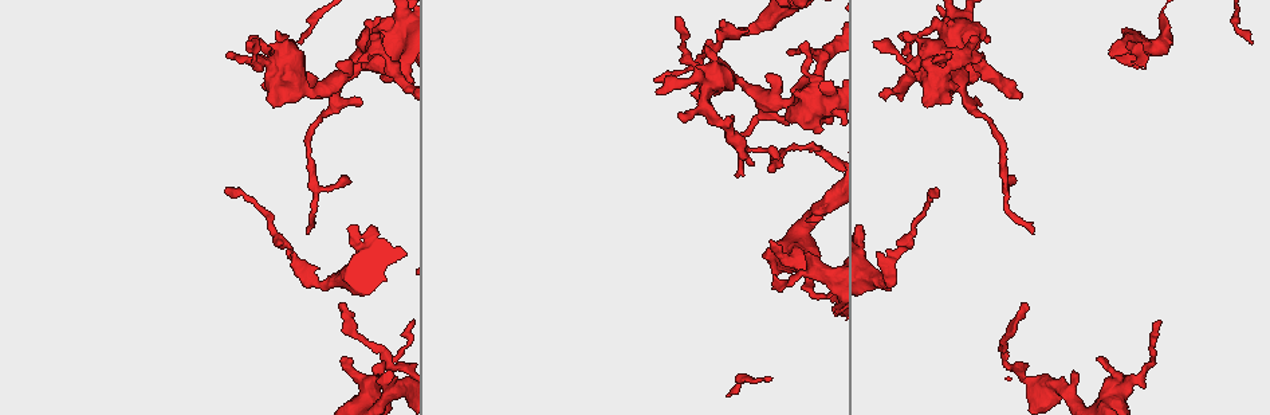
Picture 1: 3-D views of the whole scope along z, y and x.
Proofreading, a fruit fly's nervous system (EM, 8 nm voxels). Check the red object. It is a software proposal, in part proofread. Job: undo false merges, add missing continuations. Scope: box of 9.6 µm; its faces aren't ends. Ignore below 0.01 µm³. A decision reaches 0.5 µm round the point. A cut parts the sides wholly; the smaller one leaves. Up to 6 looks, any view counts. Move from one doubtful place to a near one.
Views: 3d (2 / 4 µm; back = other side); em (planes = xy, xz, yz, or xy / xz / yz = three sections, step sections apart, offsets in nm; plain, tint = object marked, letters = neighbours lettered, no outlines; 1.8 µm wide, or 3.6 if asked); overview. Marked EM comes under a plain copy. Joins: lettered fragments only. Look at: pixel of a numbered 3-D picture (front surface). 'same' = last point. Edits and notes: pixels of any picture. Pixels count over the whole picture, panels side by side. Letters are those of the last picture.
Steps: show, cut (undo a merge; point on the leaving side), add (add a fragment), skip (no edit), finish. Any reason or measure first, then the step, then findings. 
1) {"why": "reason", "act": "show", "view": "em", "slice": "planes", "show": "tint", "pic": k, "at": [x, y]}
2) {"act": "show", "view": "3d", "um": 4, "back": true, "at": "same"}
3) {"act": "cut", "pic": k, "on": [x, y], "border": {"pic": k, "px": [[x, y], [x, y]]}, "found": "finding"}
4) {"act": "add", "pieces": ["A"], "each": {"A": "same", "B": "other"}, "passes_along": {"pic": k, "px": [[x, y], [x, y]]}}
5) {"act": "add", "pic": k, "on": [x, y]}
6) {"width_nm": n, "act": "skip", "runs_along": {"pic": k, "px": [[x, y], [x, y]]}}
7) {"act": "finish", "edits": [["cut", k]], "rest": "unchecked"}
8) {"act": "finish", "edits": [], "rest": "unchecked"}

{"why": "sudden change in width", "act": "show", "view": "3d", "um": 4, "pic": 1, "at": [901, 247]}

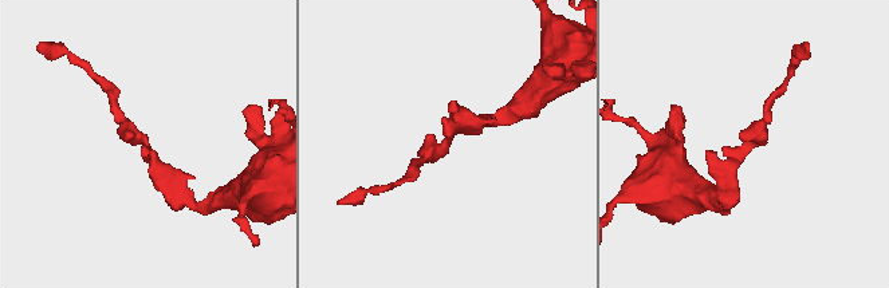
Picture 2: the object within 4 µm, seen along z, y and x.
{"act": "show", "view": "em", "slice": "planes", "show": "letters", "pic": 2, "at": [146, 145]}

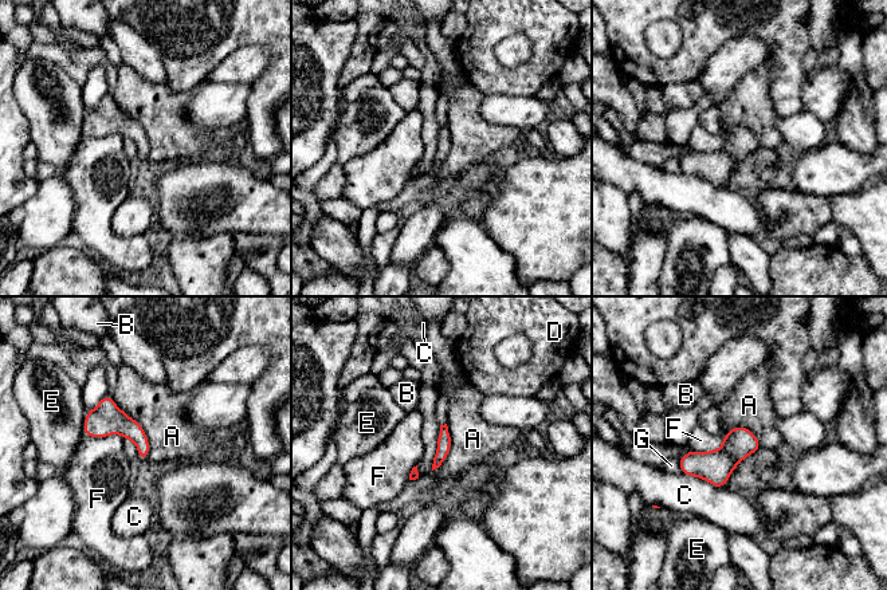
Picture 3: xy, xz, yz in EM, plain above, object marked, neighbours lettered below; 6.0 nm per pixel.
{"act": "skip", "each": {"A": "other", "B": "other", "C": "other", "D": "other", "E": "other", "F": "other", "G": "other"}, "found": "one neuron here"}

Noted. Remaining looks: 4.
{"why": "long arm stops here", "act": "show", "view": "em", "slice": "xz", "step": 4, "show": "letters", "pic": 1, "at": [226, 187]}

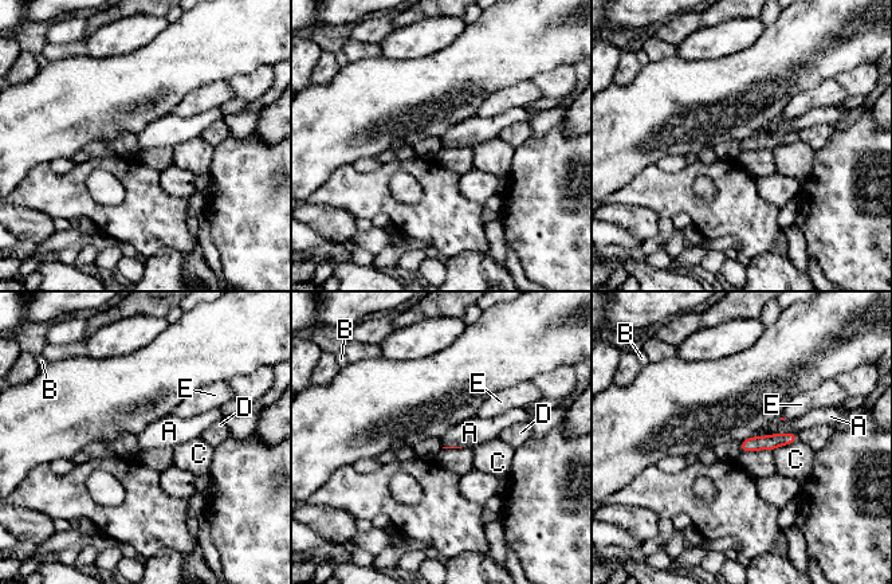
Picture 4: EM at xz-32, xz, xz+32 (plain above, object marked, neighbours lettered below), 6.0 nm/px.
{"longest_contact_nm": ["A", 280], "act": "skip", "each": {"A": "other", "B": "other", "C": "other", "D": "other", "E": "other"}, "runs_along": {"pic": 4, "px": [[794, 436], [751, 443], [743, 449]]}, "found": "none of them fits"}

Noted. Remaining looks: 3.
{"why": "tapers out", "act": "show", "view": "em", "slice": "planes", "show": "letters", "pic": 1, "at": [340, 302]}

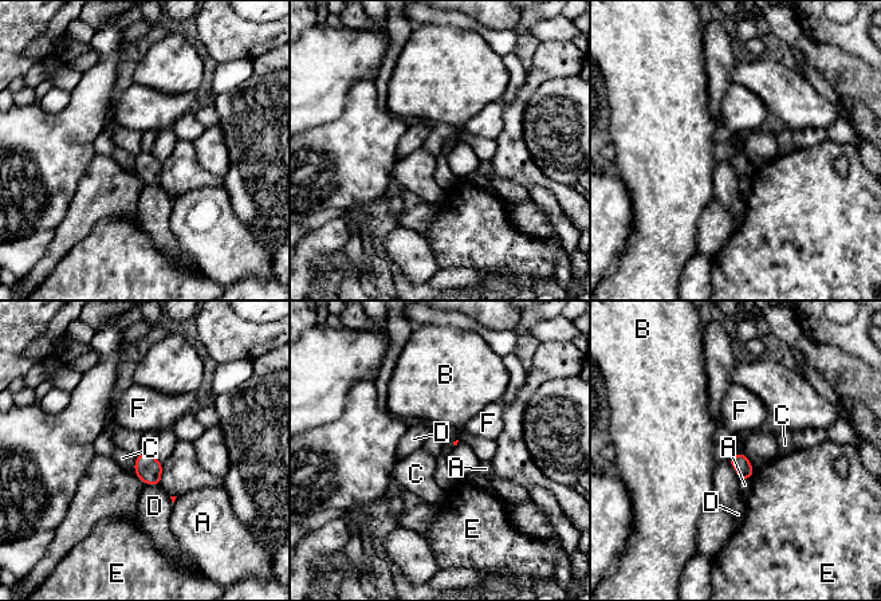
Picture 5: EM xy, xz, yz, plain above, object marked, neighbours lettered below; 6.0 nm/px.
{"act": "skip", "each": {"A": "other", "B": "other", "C": "other", "D": "other", "E": "other", "F": "other"}, "border": {"pic": 5, "px": [[748, 459], [754, 470]]}, "found": "none of them fits"}

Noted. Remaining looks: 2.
{"act": "finish", "edits": [], "rest": "unchecked"}

